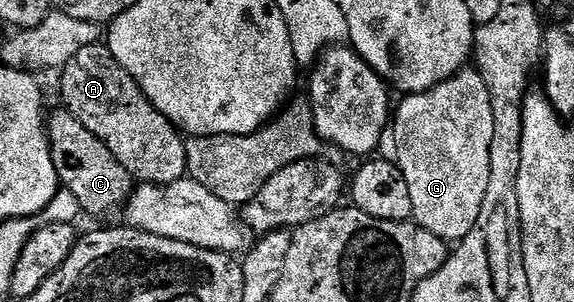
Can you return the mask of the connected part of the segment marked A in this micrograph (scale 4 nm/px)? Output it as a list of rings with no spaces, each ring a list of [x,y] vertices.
[[[105,43],[77,51],[72,60],[61,67],[60,75],[65,111],[71,112],[84,130],[92,130],[92,134],[112,150],[112,158],[116,158],[135,181],[164,185],[187,175],[183,133],[148,102],[144,90],[140,90],[132,74],[112,58],[112,50]]]

